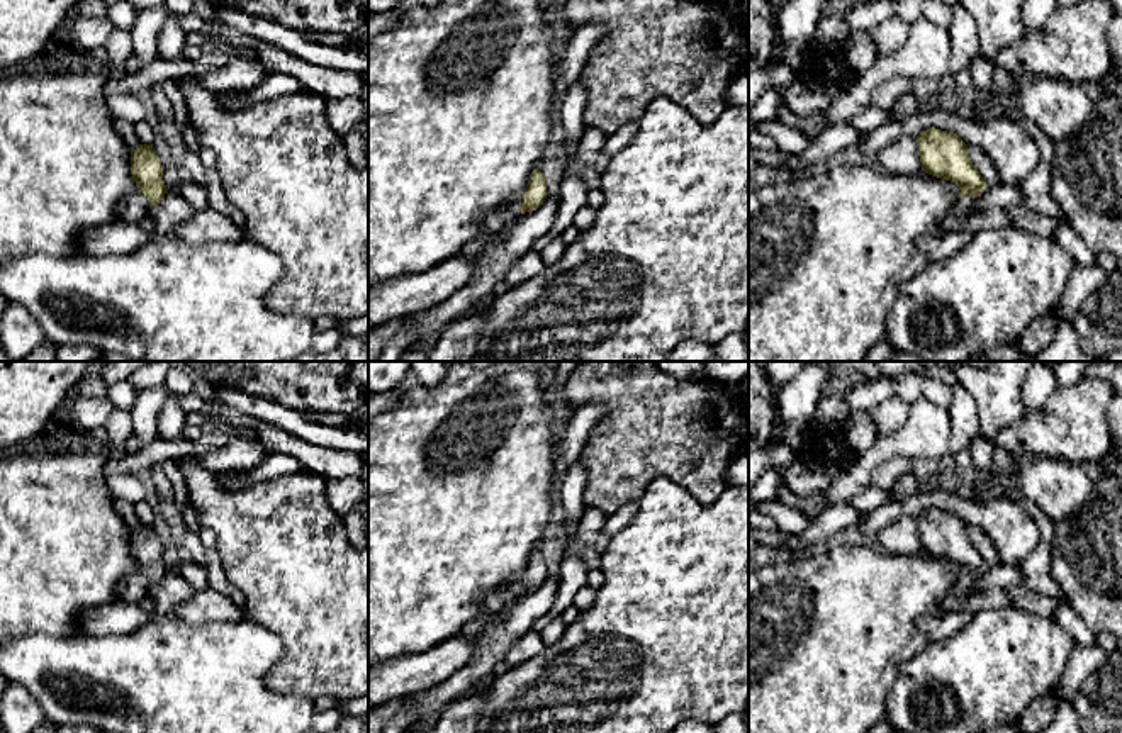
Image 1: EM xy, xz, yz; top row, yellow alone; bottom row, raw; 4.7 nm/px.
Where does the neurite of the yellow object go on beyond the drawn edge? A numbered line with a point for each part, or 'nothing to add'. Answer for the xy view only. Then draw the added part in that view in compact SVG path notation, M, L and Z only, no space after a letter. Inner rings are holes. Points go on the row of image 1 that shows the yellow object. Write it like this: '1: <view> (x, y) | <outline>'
1: xy (133, 209) | M134 192L119 200L115 212L115 221L122 221L127 224L143 224L149 215L149 202L141 192Z

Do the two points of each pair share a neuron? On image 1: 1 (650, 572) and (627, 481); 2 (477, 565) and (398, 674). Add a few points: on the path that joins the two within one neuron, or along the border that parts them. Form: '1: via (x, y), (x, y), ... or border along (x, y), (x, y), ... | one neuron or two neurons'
1: border along (671, 481), (656, 477), (637, 504) | two neurons
2: border along (448, 640), (386, 662) | two neurons

